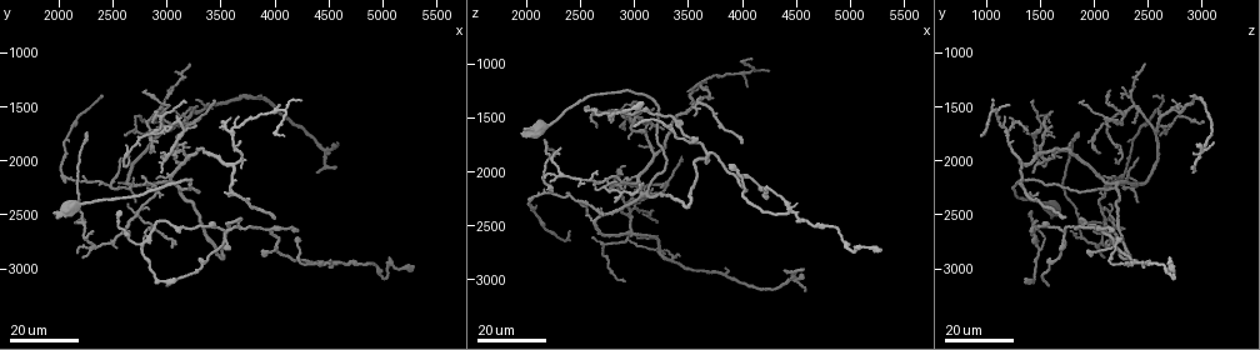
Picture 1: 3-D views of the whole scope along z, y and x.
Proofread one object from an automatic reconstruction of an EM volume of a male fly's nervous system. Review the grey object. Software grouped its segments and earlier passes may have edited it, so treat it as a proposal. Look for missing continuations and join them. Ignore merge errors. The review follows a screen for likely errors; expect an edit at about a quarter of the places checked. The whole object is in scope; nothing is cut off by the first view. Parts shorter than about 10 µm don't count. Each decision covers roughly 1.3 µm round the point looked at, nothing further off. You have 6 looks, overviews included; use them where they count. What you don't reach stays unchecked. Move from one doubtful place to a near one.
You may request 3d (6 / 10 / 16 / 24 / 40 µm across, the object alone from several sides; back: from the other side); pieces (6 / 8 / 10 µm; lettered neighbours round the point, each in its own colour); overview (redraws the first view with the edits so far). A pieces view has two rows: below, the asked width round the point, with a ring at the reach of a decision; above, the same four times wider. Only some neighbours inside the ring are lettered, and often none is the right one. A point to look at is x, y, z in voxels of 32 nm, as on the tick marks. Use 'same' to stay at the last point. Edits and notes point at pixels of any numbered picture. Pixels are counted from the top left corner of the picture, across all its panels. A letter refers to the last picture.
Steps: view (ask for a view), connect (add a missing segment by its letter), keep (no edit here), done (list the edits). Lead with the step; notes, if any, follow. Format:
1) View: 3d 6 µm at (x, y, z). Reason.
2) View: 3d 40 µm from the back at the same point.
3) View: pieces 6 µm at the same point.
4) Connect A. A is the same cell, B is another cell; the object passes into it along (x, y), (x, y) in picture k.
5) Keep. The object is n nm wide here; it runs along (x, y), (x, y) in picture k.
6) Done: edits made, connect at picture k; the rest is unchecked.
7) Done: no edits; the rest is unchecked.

View: 3d 24 µm at (4540, 1860, 2960).

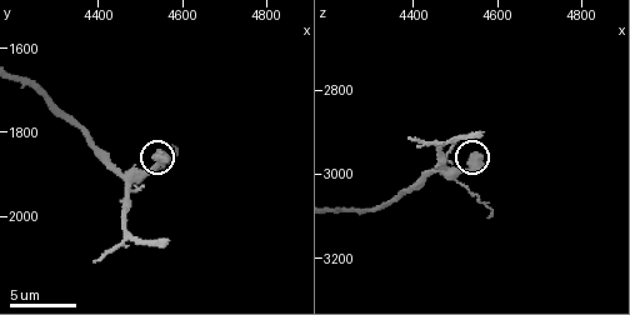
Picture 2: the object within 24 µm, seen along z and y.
View: pieces 6 µm at (4550, 1850, 2955).

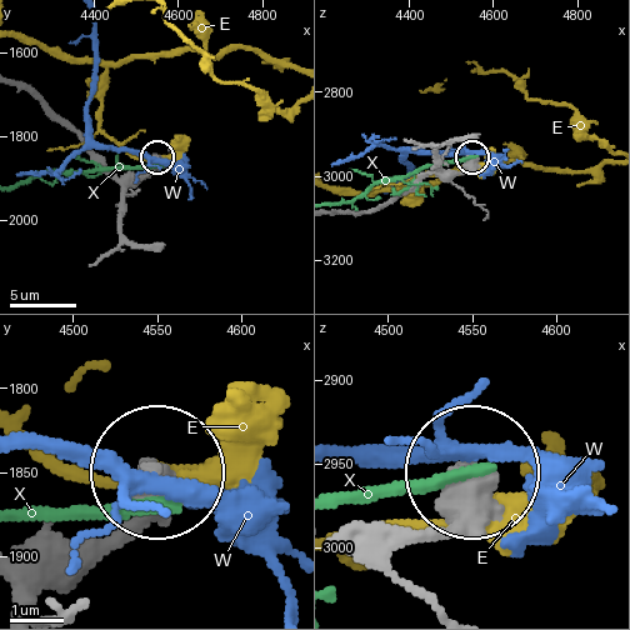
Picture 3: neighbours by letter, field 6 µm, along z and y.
Keep. E, W and X are other cells; it runs along (23, 84), (116, 174), (140, 175), (156, 158) in picture 3; no lettered segment goes on from it.

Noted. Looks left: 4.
View: 3d 10 µm at (4560, 2060, 2910). End of a long branch.

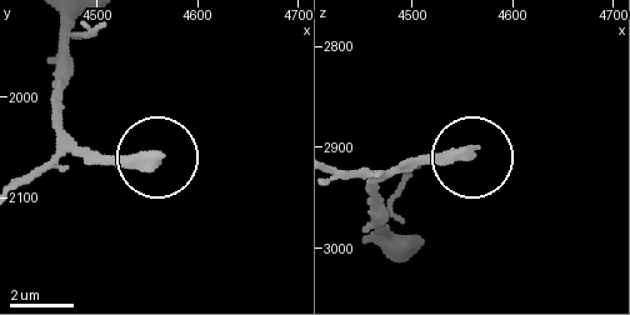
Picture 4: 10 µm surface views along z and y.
View: pieces 10 µm at (4556, 2062, 2906).

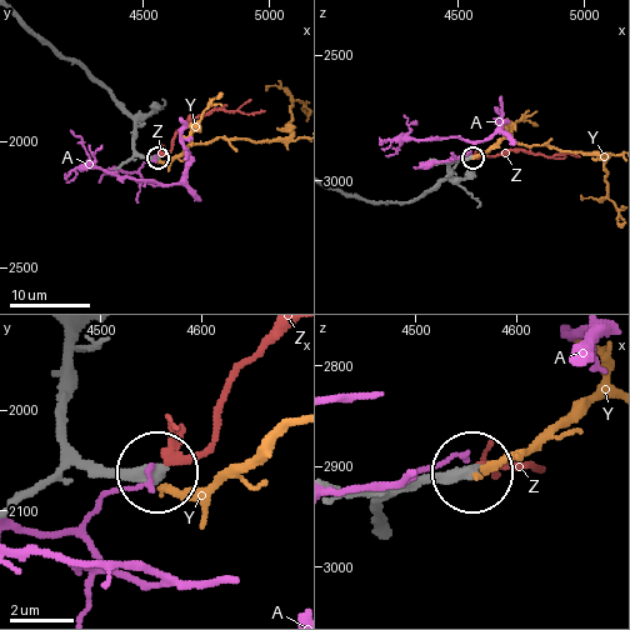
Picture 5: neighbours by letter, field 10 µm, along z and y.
Keep. The object is 390 nm wide here; A, Y and Z are other cells; none of them fits.

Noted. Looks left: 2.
View: 3d 24 µm at (3880, 2820, 1940).

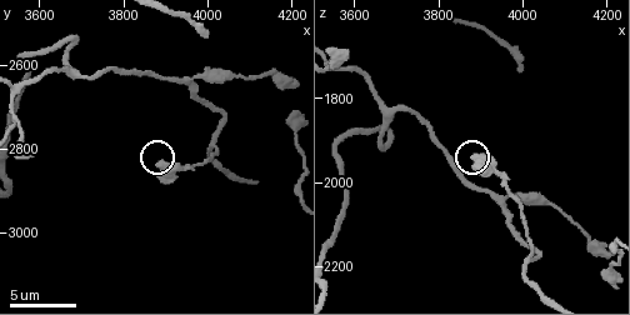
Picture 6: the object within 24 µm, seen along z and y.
View: pieces 10 µm at (3885, 2835, 1935).

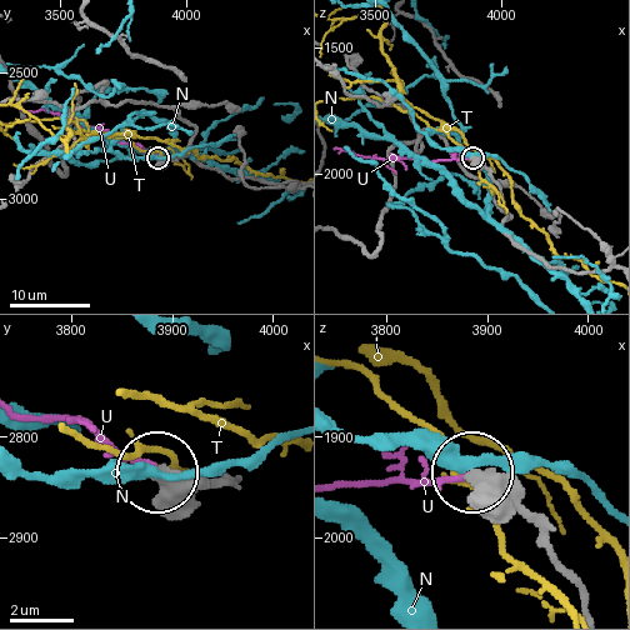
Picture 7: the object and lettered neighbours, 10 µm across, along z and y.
Keep. The object is 490 nm wide here; N, T and U are other cells; it runs along (586, 604), (538, 524), (475, 478) in picture 7; no lettered segment goes on from it.

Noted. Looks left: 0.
Done: no edits; the rest is unchecked.

